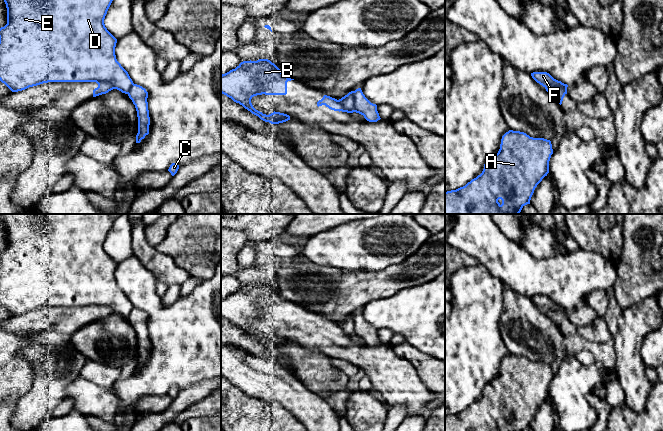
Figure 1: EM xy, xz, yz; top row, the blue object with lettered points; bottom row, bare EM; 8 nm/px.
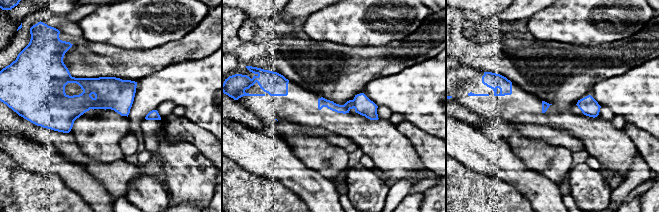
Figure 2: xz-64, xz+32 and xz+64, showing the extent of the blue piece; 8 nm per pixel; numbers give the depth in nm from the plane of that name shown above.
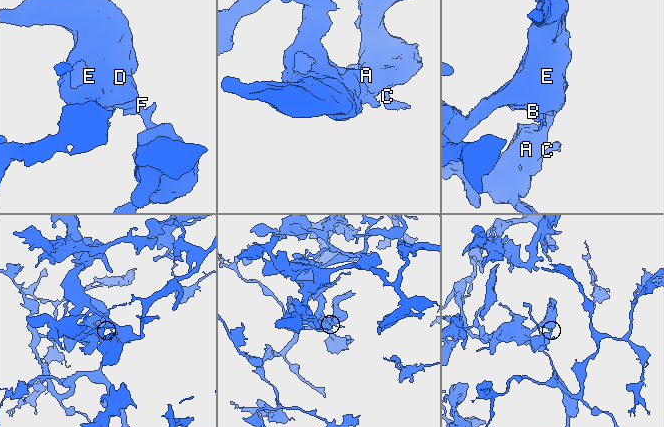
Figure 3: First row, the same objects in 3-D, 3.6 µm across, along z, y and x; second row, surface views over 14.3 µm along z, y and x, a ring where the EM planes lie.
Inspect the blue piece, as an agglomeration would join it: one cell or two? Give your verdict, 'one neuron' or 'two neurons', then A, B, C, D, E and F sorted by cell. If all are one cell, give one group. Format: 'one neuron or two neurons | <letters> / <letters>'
two neurons | A C / B D E F

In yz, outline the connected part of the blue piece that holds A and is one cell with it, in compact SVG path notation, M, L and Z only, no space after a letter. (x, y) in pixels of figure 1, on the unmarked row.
M509 354L502 360L498 377L485 386L480 399L463 411L445 416L445 431L523 431L530 428L535 412L549 397L552 378L550 364Z

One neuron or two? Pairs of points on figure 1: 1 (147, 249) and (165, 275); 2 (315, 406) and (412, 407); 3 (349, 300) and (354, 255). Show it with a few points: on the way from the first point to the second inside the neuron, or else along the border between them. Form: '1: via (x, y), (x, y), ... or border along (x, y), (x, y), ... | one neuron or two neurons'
1: via (149, 255), (163, 269) | one neuron
2: border along (303, 385), (317, 392), (323, 398) | two neurons
3: border along (329, 265), (344, 270), (376, 270) | two neurons

